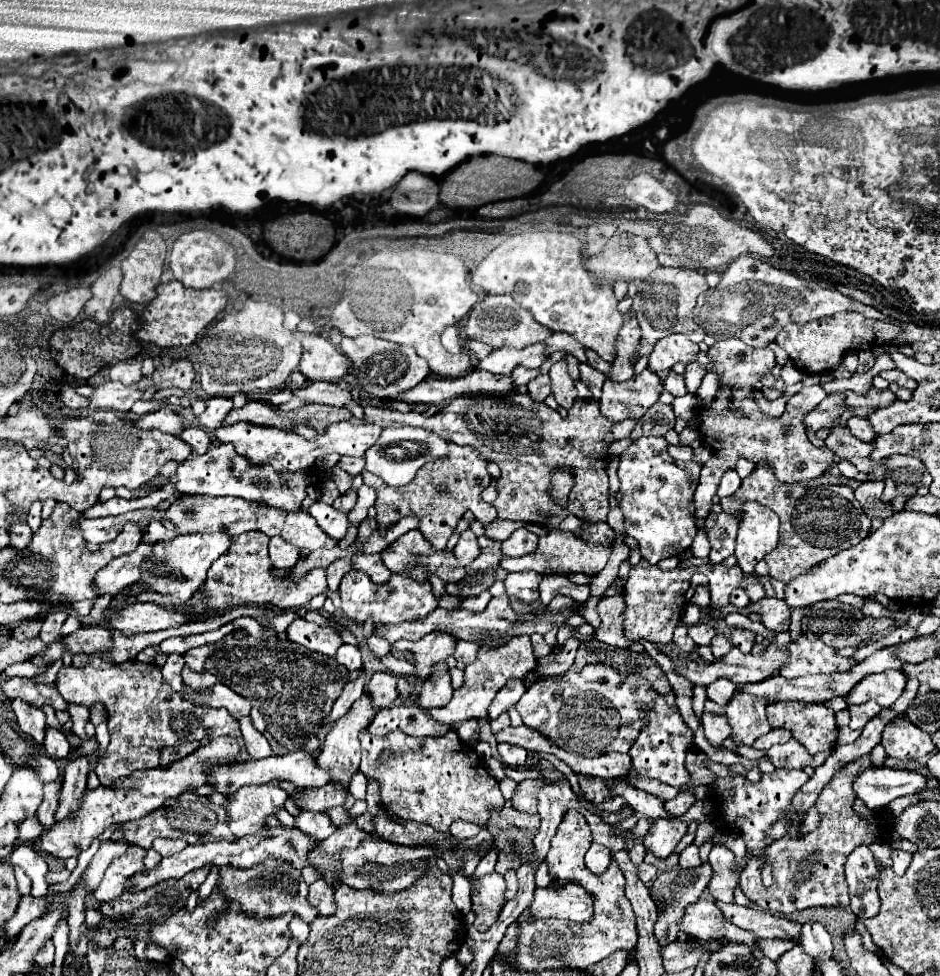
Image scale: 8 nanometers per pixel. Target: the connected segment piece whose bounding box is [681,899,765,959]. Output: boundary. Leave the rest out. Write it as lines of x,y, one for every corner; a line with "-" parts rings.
699,899
697,903
689,905
685,909
685,919
681,921
681,931
685,931
689,937
695,937
699,941
709,939
725,939
725,941
737,941
745,943
757,959
763,959
763,951
757,947
761,941
755,933
739,929
731,921
727,921
721,913
721,909
711,899

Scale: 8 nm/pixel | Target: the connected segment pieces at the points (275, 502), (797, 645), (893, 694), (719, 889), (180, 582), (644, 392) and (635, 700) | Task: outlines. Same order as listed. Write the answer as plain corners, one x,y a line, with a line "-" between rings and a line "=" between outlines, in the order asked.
217,445
217,447
211,447
203,455
191,455
189,459
185,459
185,463
179,465
177,473
169,477
169,481
177,485
177,491
185,495
243,497
243,499
265,503
265,505
271,505
283,511
301,509
301,501
307,497
305,493
307,479
319,481
319,473
309,471
309,469
295,471
295,473
289,473
289,471
277,473
267,463
261,467
255,467
243,455
239,455
233,445
=
801,633
799,639
789,641
787,655
789,663
783,665
779,671
779,675
785,679
815,675
815,673
849,673
859,663
853,657
839,655
835,647
825,645
819,639
809,641
805,633
=
889,669
883,673
871,673
863,677
851,691
843,697
849,705
861,705
865,701
877,701
881,707
891,707
905,689
907,677
903,671
=
717,843
717,845
713,845
713,849
709,853
709,863
713,867
713,877
707,887
713,895
713,899
733,903
733,891
739,885
739,869
737,869
733,851
729,851
725,845
=
223,531
207,533
207,535
205,533
177,535
171,541
161,541
153,549
151,559
145,563
141,571
141,583
149,583
149,587
153,587
155,593
171,595
173,599
171,605
181,607
193,595
193,591
205,581
207,569
219,555
223,555
229,549
229,543
231,543
231,537
225,535
=
643,369
639,375
621,383
607,379
599,399
601,413
615,423
629,418
640,419
657,403
661,391
663,379
651,369
=
585,665
581,671
565,671
563,675
545,677
531,685
515,705
523,723
537,729
565,751
599,757
609,751
627,753
637,739
643,723
639,717
641,703
653,699
649,681
629,675
621,679
617,671
605,665

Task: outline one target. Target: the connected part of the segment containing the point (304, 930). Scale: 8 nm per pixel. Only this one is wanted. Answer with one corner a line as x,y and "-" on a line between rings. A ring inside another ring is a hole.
293,919
291,923
289,923
289,929
291,929
291,935
293,935
293,939
299,943
299,945
303,945
305,941
307,941
307,937
309,937
309,925
303,921
303,919

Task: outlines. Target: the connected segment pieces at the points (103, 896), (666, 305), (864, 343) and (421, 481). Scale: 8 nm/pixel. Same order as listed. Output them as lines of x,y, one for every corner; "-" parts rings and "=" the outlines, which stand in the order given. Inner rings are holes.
133,847
133,851
127,851
125,855
121,855
121,859
115,859
107,867
101,885
93,893
95,899
97,901
111,901
111,899
115,899
127,887
127,879
133,877
137,871
145,869
143,867
143,857
145,857
145,849
=
657,267
647,279
637,283
637,293
633,297
633,309
637,311
637,321
641,327
641,345
637,349
637,357
649,355
653,345
671,333
685,333
691,341
701,343
705,331
693,321
693,307
697,297
707,291
705,275
695,269
673,269
673,267
=
843,311
831,317
815,319
809,323
789,323
781,329
777,335
775,343
783,347
793,361
793,365
799,371
805,371
809,375
821,375
821,373
831,373
843,363
843,357
849,351
863,351
863,349
873,349
891,343
901,335
901,327
889,323
889,321
879,321
879,319
867,319
859,311
=
449,442
449,455
435,463
425,463
421,471
415,475
415,479
405,487
389,487
387,483
383,483
383,479
371,479
371,473
363,471
365,483
375,487
377,491
375,509
379,529
385,529
399,517
413,513
419,517
419,529
435,545
435,549
445,549
449,537
453,535
465,511
471,511
483,525
489,525
491,521
495,521
497,509
481,499
481,493
487,488
491,479
485,465
487,461
481,459
481,455
477,455
477,451
473,451
471,447
-
441,485
445,485
445,491
439,491

